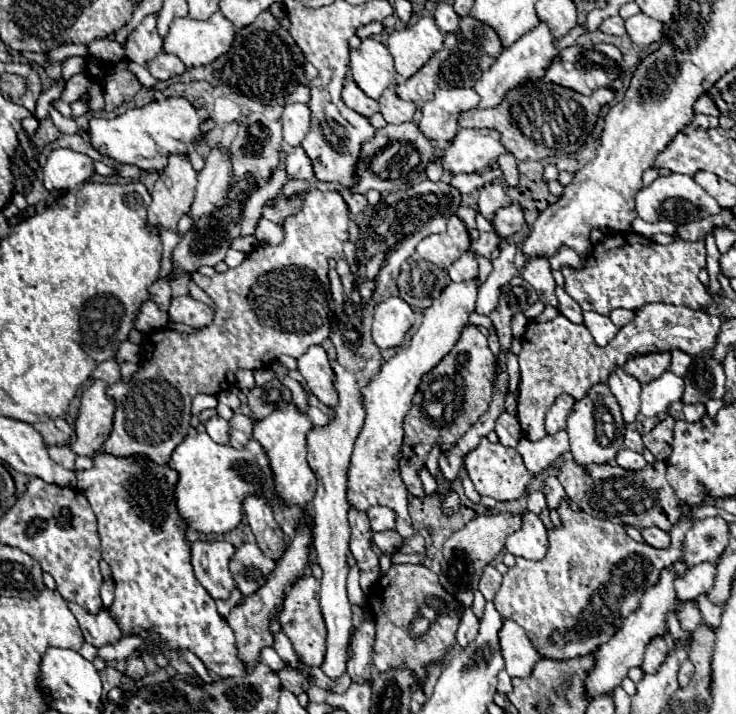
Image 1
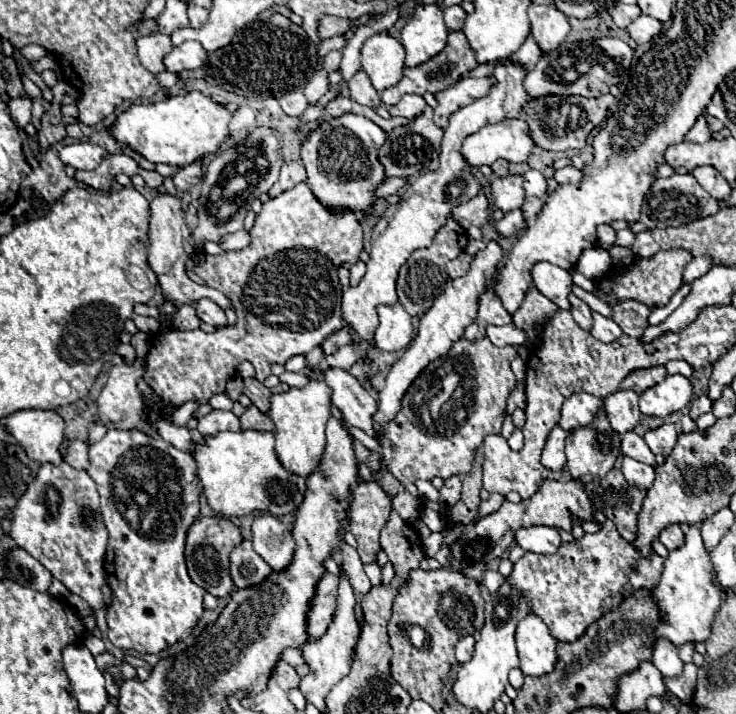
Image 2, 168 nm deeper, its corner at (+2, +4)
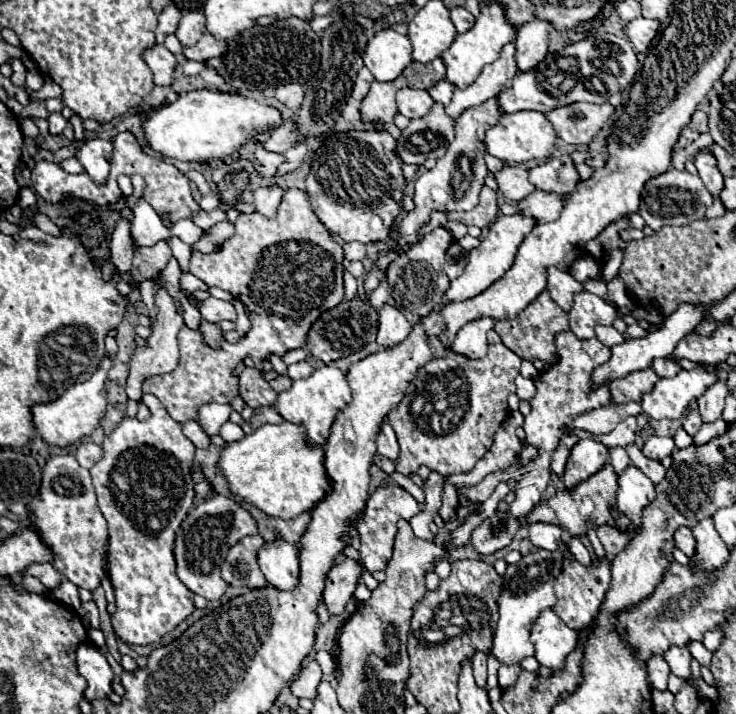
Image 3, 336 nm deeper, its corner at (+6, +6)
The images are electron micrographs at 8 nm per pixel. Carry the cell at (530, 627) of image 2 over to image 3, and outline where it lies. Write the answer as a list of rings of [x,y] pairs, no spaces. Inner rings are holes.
[[[544,610],[540,618],[534,622],[534,630],[530,640],[534,642],[534,658],[544,668],[556,670],[564,666],[568,654],[572,654],[578,646],[578,630],[568,628],[566,622],[554,610]]]

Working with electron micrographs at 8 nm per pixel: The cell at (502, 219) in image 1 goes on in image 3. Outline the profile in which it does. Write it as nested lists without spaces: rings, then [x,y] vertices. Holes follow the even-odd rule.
[[[568,154],[558,158],[548,158],[546,162],[534,166],[530,170],[530,182],[538,190],[554,190],[556,194],[572,194],[580,176],[576,172],[576,164]]]

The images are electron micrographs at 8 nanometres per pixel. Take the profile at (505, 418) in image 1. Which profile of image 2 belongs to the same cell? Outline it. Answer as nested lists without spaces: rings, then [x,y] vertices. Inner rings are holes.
[[[518,384],[518,386],[512,390],[512,394],[508,396],[508,400],[506,400],[506,416],[512,414],[516,408],[520,408],[520,406],[524,406],[524,404],[526,404],[524,384]]]

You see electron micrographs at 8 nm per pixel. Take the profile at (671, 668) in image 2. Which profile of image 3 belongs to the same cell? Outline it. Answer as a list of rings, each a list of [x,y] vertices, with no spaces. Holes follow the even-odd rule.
[[[670,646],[670,650],[664,652],[664,658],[670,664],[670,670],[674,676],[678,678],[690,678],[690,662],[692,662],[692,654],[686,646]]]

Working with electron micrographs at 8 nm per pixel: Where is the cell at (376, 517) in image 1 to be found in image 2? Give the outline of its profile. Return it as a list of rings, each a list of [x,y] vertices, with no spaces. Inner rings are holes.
[[[400,492],[396,496],[392,496],[392,510],[400,514],[402,520],[406,522],[416,522],[420,518],[420,510],[418,510],[418,500],[414,500],[408,492]]]

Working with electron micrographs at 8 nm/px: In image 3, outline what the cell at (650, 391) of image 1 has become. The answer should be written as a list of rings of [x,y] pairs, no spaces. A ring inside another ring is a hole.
[[[696,364],[694,370],[688,370],[688,372],[680,370],[674,378],[660,378],[656,382],[654,390],[642,398],[642,408],[654,420],[682,418],[690,410],[690,402],[696,400],[698,396],[702,396],[712,384],[718,382],[718,374],[720,374],[720,368],[714,368],[714,372],[710,372],[708,364]]]

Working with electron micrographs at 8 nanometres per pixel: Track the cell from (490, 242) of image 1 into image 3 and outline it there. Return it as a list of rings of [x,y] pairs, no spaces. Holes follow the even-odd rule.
[[[536,190],[534,194],[530,194],[528,198],[524,198],[518,208],[524,214],[530,214],[532,218],[538,218],[540,222],[552,222],[558,220],[562,206],[564,206],[564,196],[554,194],[554,192],[544,192],[544,190]]]

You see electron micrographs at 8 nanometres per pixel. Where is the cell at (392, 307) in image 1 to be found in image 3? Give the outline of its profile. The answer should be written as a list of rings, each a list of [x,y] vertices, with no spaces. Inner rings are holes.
[[[384,304],[378,314],[380,314],[380,318],[378,318],[378,338],[376,338],[376,342],[384,348],[392,348],[392,346],[400,344],[408,336],[408,332],[412,330],[412,326],[404,318],[404,314],[398,312],[390,304]]]

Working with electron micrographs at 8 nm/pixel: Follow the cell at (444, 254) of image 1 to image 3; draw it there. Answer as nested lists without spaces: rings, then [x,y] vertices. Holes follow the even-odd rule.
[[[436,228],[430,232],[424,242],[404,254],[400,254],[390,266],[388,266],[388,284],[390,284],[390,294],[396,300],[396,304],[418,318],[424,318],[430,314],[434,308],[442,304],[444,292],[450,288],[450,280],[442,270],[444,254],[452,242],[452,234],[446,228]]]

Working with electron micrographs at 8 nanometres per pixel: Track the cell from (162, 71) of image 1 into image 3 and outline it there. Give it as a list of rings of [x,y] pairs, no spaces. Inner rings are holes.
[[[204,32],[204,36],[200,38],[198,46],[192,46],[190,50],[184,50],[184,58],[186,60],[200,60],[200,62],[206,62],[210,58],[216,58],[216,56],[222,56],[224,52],[228,50],[228,42],[226,40],[218,40],[214,38],[212,34]]]

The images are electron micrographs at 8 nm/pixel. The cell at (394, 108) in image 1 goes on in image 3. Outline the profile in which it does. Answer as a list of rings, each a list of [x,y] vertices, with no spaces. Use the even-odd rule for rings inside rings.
[[[402,88],[396,94],[398,110],[400,114],[408,118],[422,118],[430,112],[434,100],[428,94],[428,90],[418,90],[418,88]]]

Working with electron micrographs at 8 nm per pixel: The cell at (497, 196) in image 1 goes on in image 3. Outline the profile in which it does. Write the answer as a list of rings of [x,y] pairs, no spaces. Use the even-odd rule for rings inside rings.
[[[506,164],[496,174],[496,182],[500,192],[512,202],[520,202],[536,190],[534,184],[528,180],[528,170],[520,164]]]

